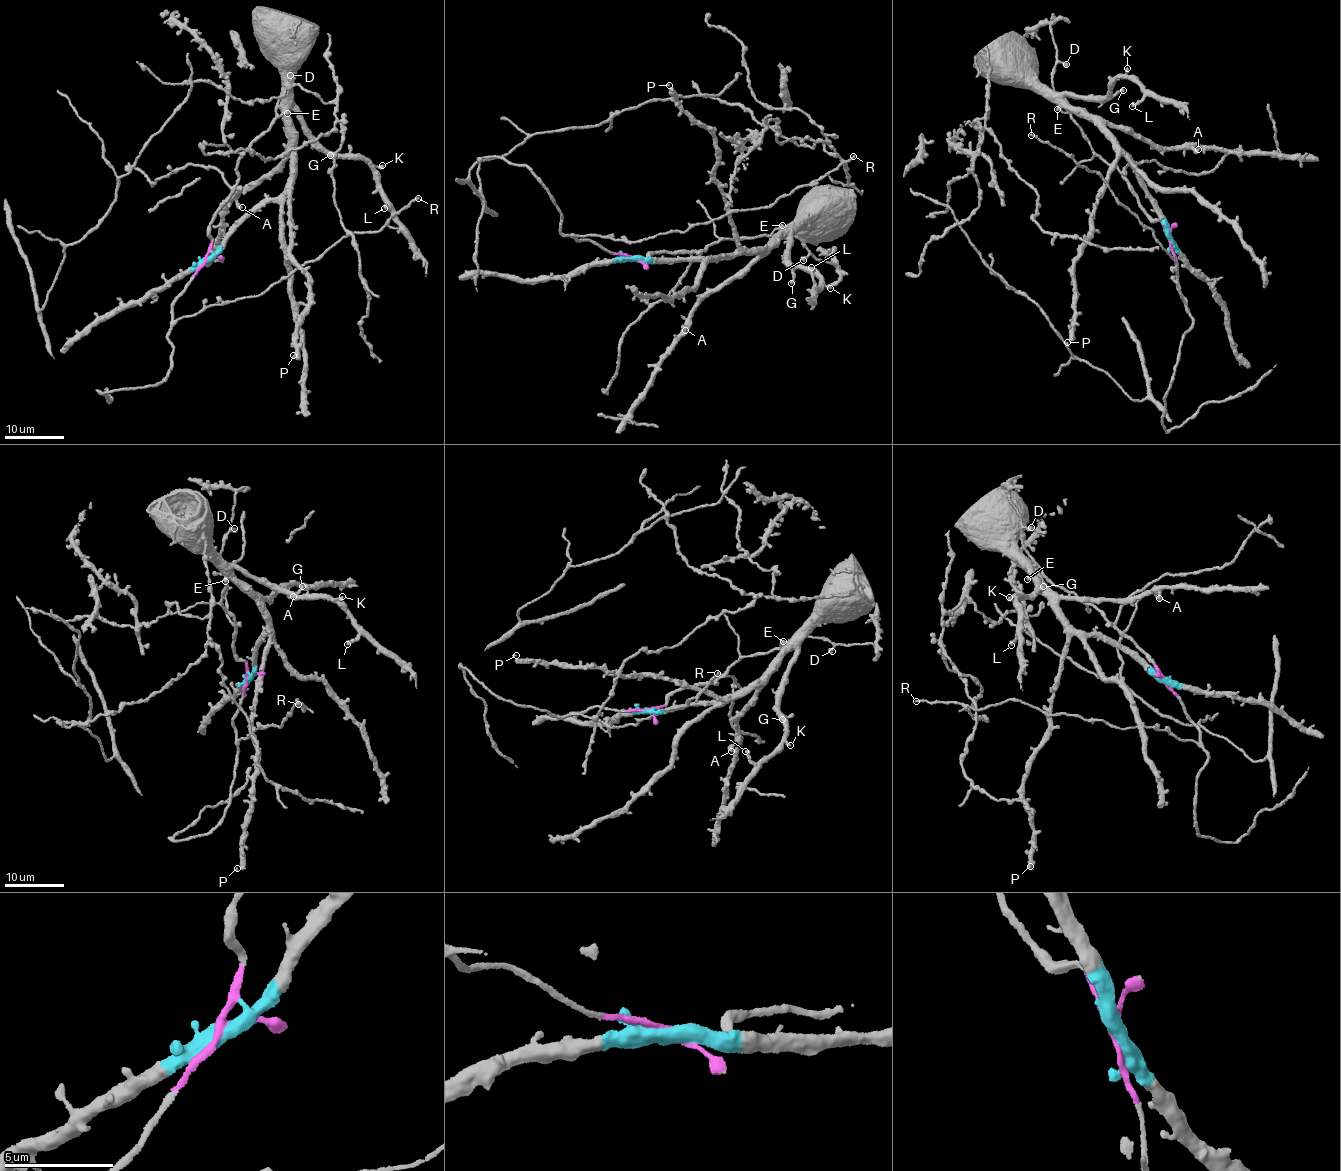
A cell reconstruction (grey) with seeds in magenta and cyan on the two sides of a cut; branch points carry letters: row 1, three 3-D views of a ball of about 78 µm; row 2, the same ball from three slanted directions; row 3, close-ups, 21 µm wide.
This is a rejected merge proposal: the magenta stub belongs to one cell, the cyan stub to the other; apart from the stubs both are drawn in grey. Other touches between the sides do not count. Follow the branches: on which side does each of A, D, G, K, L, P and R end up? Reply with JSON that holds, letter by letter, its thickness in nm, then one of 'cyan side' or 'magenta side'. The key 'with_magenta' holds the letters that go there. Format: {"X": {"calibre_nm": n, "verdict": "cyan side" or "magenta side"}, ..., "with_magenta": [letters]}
{"A": {"calibre_nm": 400, "verdict": "cyan side"}, "D": {"calibre_nm": 400, "verdict": "magenta side"}, "G": {"calibre_nm": 360, "verdict": "cyan side"}, "K": {"calibre_nm": 360, "verdict": "cyan side"}, "L": {"calibre_nm": 320, "verdict": "cyan side"}, "P": {"calibre_nm": 280, "verdict": "cyan side"}, "R": {"calibre_nm": 200, "verdict": "magenta side"}, "with_magenta": ["D", "R"]}

